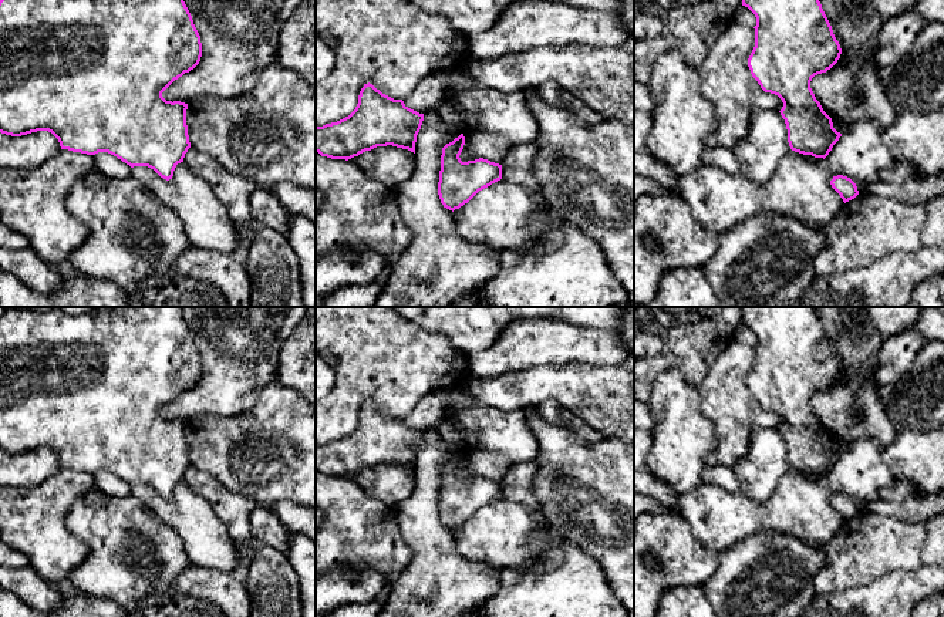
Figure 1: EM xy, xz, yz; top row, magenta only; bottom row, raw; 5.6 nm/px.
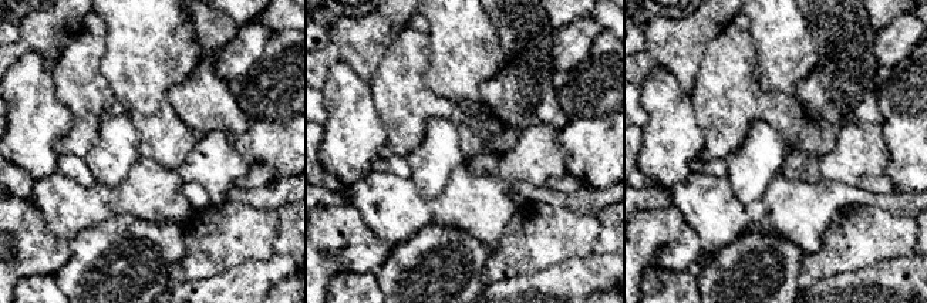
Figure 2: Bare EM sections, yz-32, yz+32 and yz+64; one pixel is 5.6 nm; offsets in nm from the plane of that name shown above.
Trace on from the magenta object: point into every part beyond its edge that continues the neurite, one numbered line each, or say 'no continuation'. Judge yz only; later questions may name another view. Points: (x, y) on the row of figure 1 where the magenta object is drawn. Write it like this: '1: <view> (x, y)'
no continuation

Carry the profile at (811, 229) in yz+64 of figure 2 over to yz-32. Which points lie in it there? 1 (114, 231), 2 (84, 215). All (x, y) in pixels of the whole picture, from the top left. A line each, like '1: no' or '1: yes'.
1: no
2: yes

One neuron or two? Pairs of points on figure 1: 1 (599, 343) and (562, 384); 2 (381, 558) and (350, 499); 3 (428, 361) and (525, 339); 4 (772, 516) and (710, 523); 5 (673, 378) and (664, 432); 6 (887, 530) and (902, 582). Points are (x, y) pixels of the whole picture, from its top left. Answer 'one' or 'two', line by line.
1: two
2: one
3: two
4: one
5: one
6: two

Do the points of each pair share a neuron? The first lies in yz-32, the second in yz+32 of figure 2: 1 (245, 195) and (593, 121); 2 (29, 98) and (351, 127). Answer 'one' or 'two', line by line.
1: two
2: one

